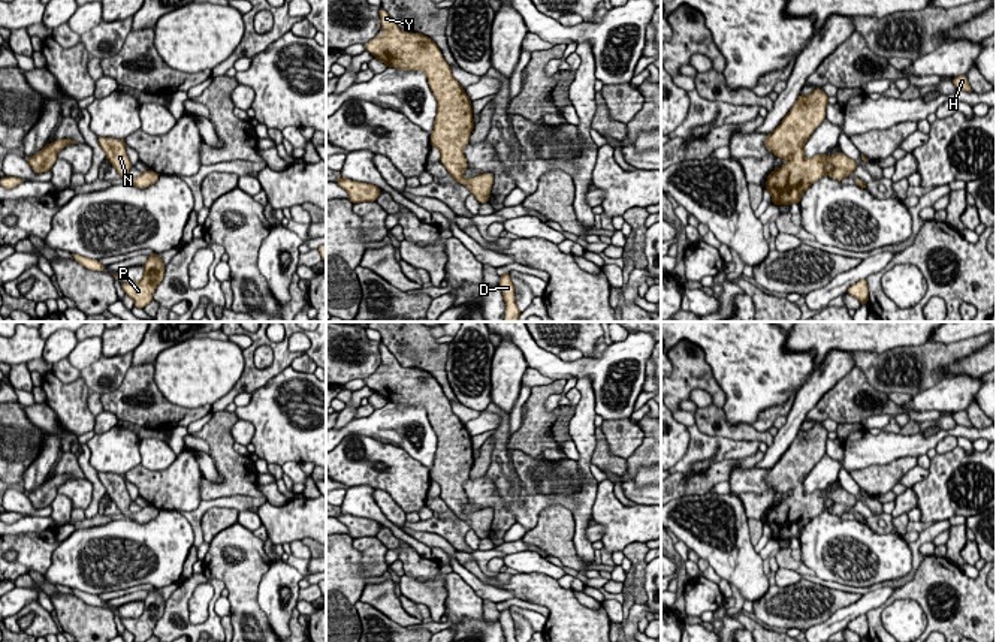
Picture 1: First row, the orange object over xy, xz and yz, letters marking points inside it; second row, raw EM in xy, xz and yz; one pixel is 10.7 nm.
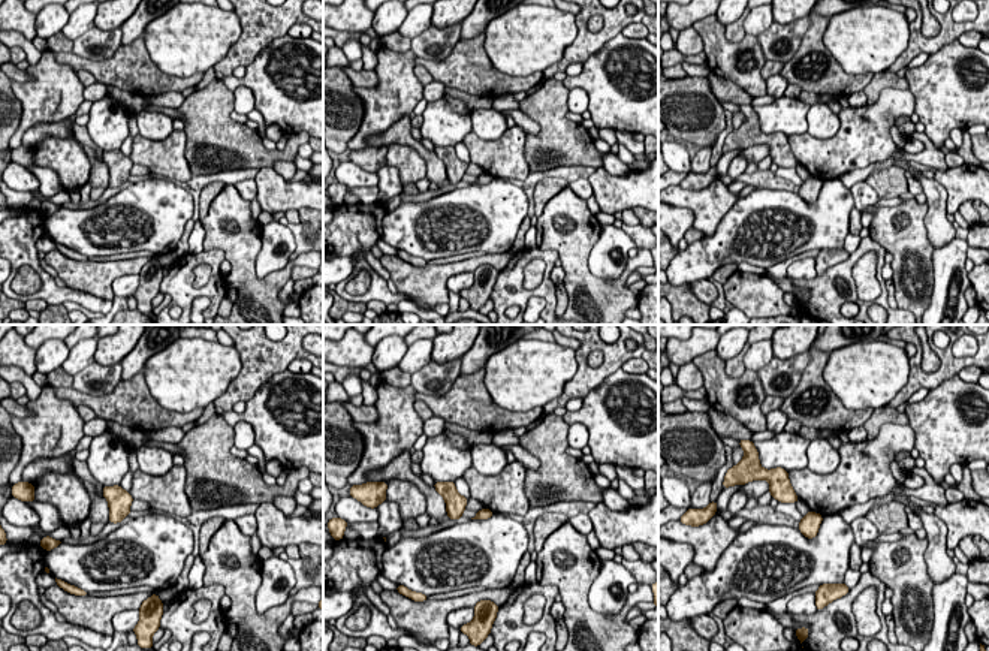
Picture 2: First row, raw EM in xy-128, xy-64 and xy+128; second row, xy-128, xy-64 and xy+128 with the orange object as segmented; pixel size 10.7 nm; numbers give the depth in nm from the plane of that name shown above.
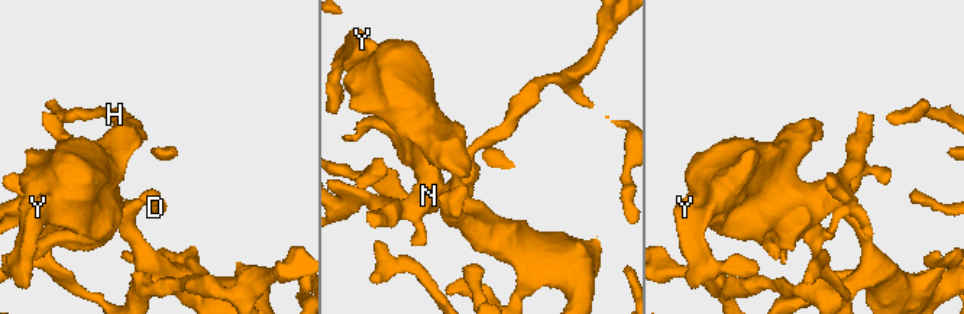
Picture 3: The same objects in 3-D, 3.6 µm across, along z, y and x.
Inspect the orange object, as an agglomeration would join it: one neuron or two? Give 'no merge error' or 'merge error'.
no merge error

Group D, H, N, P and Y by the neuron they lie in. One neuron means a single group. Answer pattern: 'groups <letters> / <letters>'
groups D H N P Y

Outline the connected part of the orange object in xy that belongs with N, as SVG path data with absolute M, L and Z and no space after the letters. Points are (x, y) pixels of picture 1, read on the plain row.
M99 471L99 480L102 482L103 488L106 489L106 494L109 495L109 498L121 510L121 515L124 518L129 518L129 519L139 522L139 524L145 524L145 522L150 522L154 518L157 518L160 510L151 504L148 504L147 507L142 507L136 513L132 513L129 510L132 498L127 491L127 486L126 486L124 476Z

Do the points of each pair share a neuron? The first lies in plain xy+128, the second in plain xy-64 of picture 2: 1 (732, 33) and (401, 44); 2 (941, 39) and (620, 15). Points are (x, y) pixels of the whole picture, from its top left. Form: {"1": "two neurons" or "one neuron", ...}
{"1": "one neuron", "2": "one neuron"}

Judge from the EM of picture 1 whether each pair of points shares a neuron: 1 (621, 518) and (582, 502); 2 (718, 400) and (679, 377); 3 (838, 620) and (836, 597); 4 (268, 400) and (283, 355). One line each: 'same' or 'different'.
1: different
2: same
3: different
4: different

